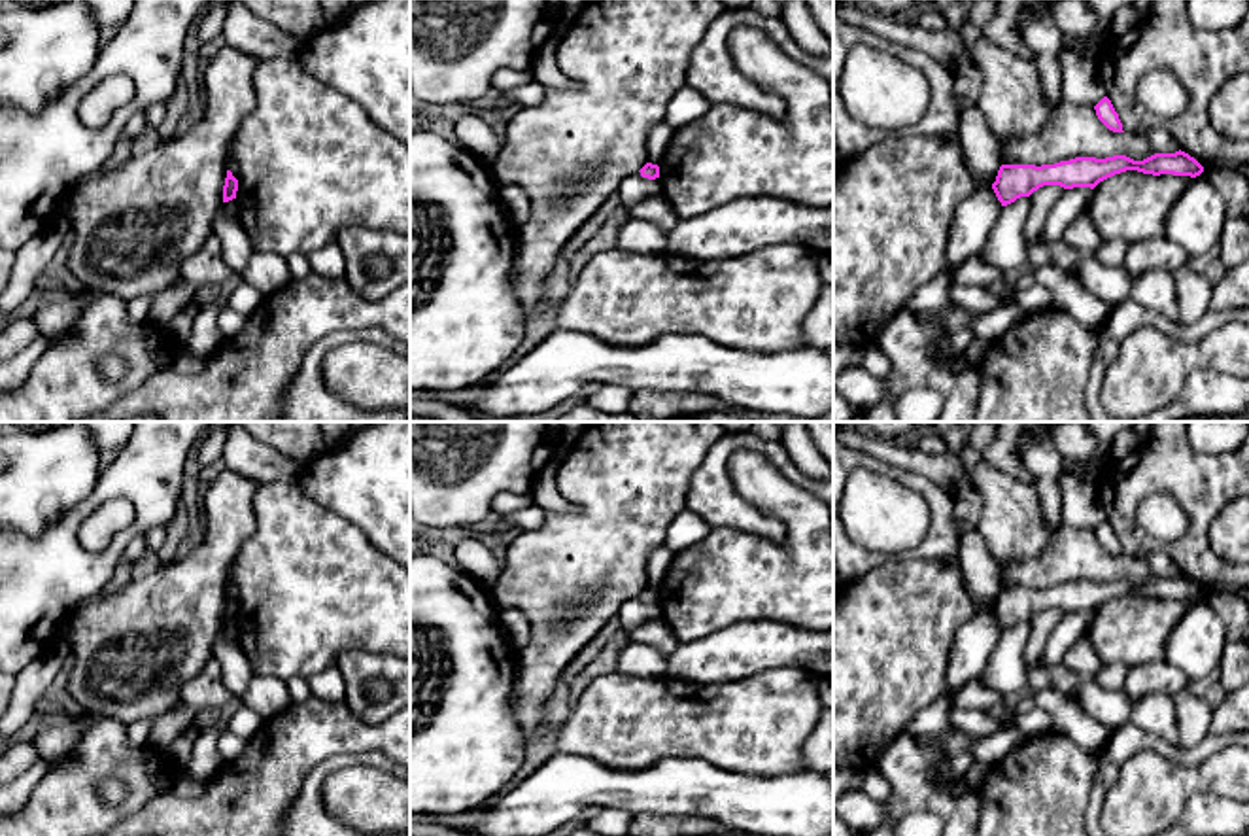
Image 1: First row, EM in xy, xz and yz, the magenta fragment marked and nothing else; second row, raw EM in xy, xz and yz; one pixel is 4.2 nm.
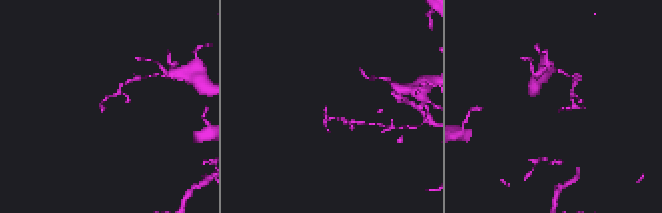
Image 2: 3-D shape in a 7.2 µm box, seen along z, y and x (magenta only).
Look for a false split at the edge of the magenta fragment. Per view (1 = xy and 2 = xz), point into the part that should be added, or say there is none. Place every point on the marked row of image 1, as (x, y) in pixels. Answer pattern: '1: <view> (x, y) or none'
1: none
2: none

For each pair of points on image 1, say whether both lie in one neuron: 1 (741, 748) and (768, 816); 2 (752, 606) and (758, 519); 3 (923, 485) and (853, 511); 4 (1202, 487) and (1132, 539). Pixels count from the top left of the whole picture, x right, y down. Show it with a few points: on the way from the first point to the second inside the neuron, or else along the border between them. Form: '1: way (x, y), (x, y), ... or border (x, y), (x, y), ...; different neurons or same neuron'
1: border (711, 763), (724, 770), (762, 778), (796, 774); different neurons
2: border (713, 526), (754, 532), (777, 543), (787, 541); different neurons
3: border (870, 470), (913, 488), (926, 504), (930, 526); different neurons
4: way (1174, 483), (1147, 483), (1129, 502), (1129, 511); same neuron

